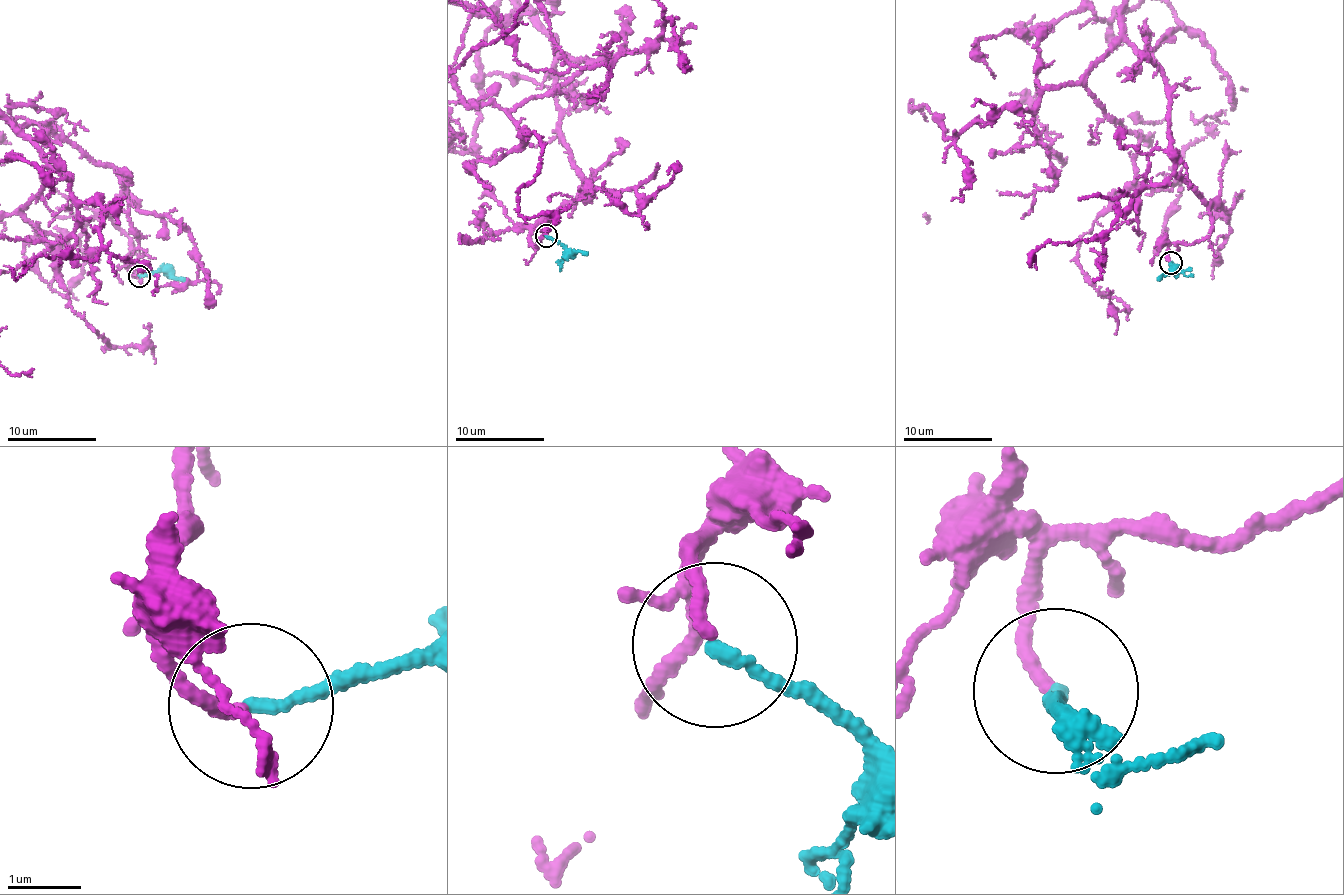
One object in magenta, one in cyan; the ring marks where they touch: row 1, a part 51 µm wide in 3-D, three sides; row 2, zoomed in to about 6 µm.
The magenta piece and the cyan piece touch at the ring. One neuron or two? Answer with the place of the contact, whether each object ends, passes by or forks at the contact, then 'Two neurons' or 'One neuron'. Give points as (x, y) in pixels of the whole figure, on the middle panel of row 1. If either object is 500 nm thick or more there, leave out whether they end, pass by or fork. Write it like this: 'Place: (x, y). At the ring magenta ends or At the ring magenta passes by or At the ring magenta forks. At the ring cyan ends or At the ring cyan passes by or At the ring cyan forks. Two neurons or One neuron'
Place: (546, 236). At the ring magenta ends. At the ring cyan ends. One neuron

